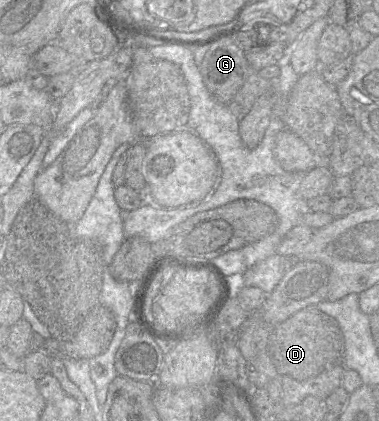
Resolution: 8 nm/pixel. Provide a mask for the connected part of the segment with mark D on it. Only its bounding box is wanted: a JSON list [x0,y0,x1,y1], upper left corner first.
[266,306,344,381]

